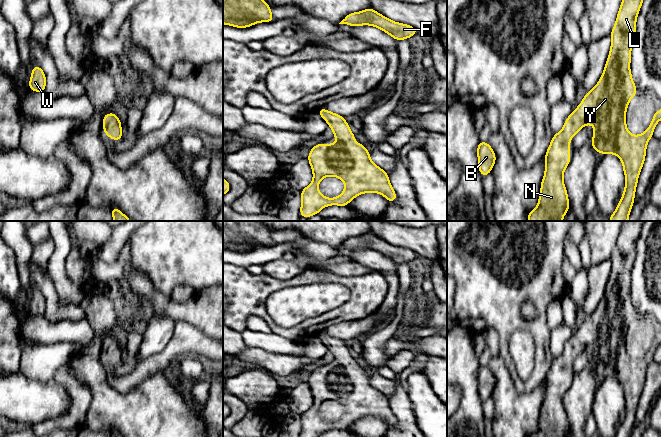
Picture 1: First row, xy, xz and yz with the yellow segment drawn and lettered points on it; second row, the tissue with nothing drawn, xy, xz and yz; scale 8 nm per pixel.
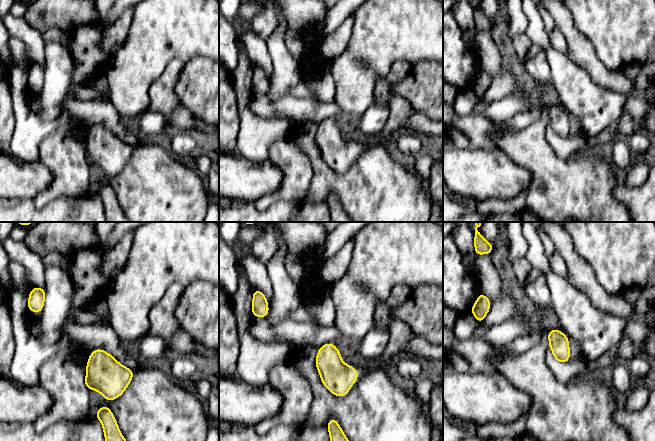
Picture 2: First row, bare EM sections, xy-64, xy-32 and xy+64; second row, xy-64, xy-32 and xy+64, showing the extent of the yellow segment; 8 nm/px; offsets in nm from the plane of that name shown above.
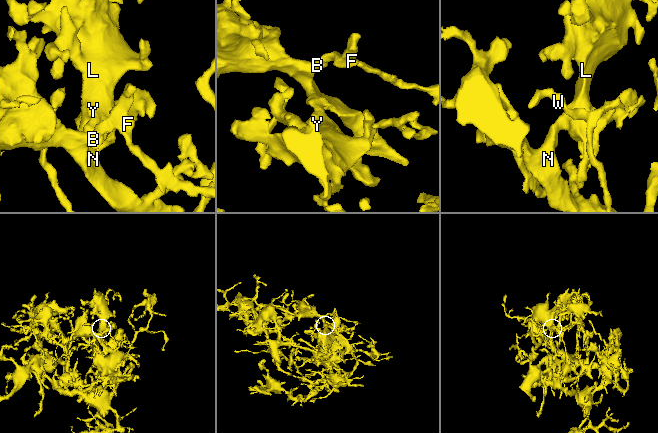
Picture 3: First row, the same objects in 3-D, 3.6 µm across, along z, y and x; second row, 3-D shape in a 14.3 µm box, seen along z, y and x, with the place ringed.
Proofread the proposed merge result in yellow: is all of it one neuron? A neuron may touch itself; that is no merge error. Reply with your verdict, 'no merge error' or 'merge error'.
no merge error

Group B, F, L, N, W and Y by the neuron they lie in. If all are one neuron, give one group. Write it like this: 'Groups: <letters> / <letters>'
Groups: B F L N W Y

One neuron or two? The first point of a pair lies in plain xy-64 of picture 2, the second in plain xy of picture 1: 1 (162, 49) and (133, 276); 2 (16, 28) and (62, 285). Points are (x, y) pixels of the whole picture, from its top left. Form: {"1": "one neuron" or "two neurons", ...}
{"1": "two neurons", "2": "two neurons"}

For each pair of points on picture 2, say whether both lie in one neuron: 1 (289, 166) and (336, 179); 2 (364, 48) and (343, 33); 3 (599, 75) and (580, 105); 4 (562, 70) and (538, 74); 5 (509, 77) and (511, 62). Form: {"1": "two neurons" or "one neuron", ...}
{"1": "two neurons", "2": "two neurons", "3": "two neurons", "4": "two neurons", "5": "one neuron"}

